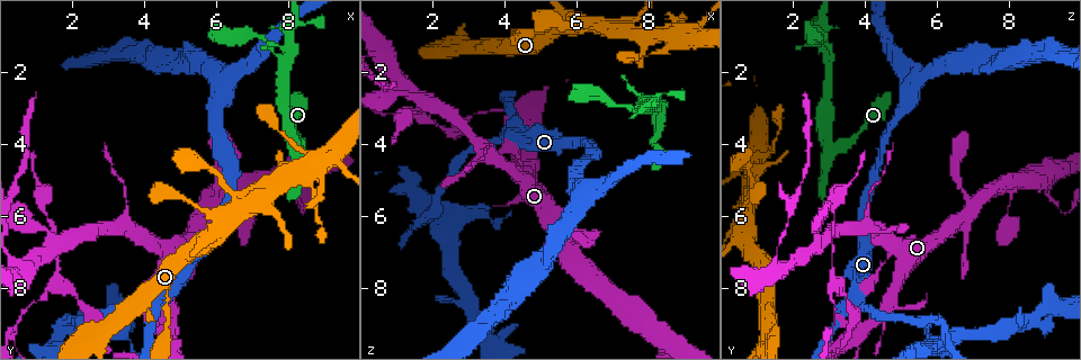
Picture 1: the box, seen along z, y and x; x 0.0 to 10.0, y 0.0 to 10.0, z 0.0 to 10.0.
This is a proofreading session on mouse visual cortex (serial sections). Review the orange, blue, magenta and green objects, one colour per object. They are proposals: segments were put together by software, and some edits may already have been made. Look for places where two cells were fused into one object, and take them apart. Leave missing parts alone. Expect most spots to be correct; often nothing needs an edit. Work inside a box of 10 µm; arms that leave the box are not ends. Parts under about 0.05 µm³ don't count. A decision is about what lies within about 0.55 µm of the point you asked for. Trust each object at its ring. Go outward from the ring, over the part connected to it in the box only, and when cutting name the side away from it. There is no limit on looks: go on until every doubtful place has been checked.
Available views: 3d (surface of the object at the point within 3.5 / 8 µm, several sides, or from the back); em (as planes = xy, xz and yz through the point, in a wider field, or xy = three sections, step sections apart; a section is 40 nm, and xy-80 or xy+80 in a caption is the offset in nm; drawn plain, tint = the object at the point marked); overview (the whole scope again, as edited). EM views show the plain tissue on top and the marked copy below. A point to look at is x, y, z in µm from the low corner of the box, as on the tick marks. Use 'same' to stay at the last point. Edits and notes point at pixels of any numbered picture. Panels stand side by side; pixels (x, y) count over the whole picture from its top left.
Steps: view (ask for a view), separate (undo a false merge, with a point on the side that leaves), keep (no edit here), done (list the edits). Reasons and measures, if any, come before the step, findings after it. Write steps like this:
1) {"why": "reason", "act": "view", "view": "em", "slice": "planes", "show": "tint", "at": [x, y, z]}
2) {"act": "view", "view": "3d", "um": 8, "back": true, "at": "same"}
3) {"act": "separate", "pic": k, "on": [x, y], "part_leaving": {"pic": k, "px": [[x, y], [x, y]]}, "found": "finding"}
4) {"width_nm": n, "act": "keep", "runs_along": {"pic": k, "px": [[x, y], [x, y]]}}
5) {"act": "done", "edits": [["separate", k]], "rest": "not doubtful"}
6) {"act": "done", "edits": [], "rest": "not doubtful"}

{"why": "abrupt turn", "act": "view", "view": "3d", "um": 3.5, "at": [8.10, 0.85, 2.85]}

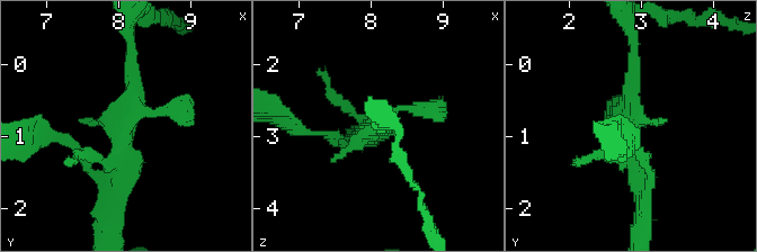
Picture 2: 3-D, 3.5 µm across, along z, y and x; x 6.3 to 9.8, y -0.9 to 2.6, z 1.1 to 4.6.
{"why": "need the tissue", "act": "view", "view": "em", "slice": "xy", "step": 5, "show": "tint", "at": [8.15, 0.80, 2.85]}

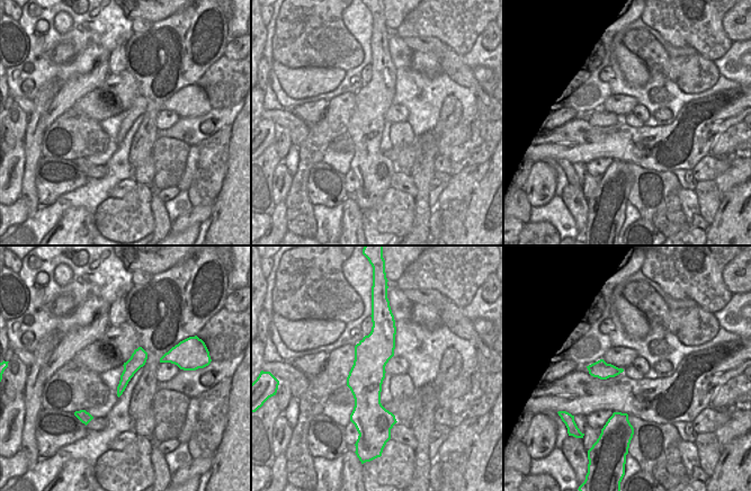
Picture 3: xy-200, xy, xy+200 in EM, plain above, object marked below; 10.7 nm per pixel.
{"why": "another direction", "act": "view", "view": "em", "slice": "xy", "step": 2, "show": "tint", "at": "same"}

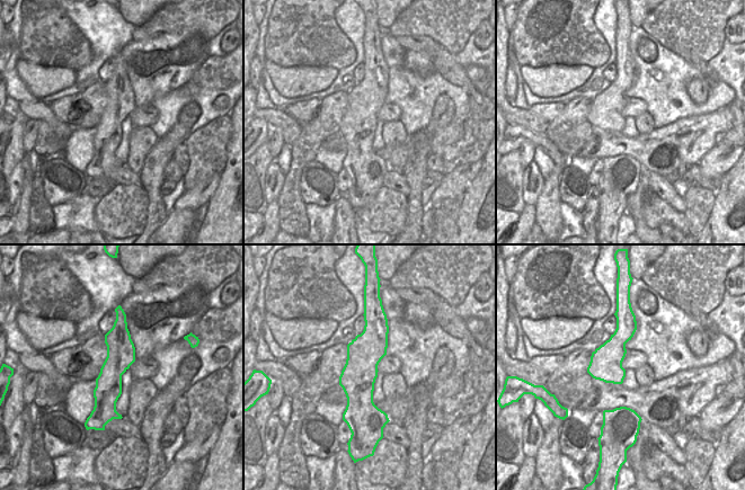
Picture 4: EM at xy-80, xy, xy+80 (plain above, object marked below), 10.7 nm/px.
{"act": "keep", "runs_along": {"pic": 2, "px": [[110, 190], [139, 111], [190, 122]]}, "found": "one cell here"}

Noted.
{"why": "sharp bend", "act": "view", "view": "3d", "um": 3.5, "at": [1.65, 8.95, 6.15]}

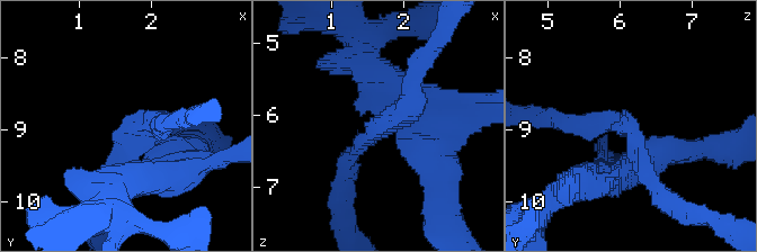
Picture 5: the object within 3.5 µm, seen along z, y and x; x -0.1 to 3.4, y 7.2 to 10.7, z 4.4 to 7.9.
{"arms": 4, "arm_widths_nm": [250, 250, 250, 300], "act": "view", "view": "em", "slice": "planes", "show": "tint", "at": [1.70, 9.00, 6.15]}

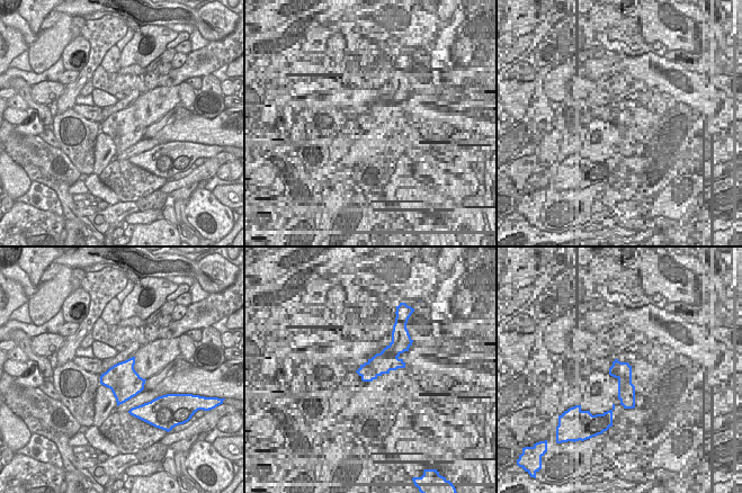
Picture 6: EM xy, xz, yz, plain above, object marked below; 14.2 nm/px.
{"act": "keep", "runs_along": {"pic": 5, "px": [[569, 123], [619, 123], [639, 160], [658, 153]]}, "found": "all the same cell"}

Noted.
{"why": "thick turns thin", "act": "view", "view": "3d", "um": 8, "back": true, "at": [2.35, 9.30, 6.55]}

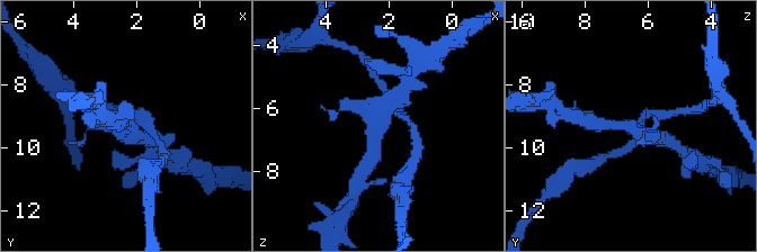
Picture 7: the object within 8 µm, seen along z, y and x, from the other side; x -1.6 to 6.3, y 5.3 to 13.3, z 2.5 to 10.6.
{"act": "view", "view": "3d", "um": 3.5, "at": "same"}

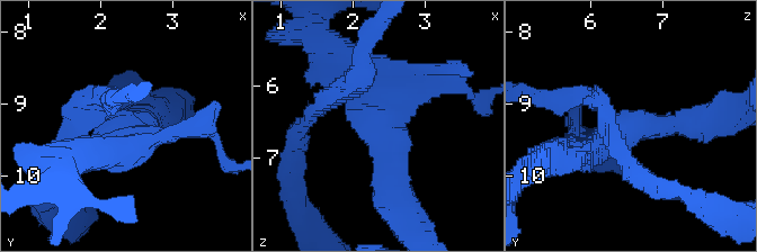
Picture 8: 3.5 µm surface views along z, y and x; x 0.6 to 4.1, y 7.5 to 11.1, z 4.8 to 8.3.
{"act": "view", "view": "em", "slice": "xy", "step": 5, "show": "tint", "at": [2.30, 9.30, 6.50]}

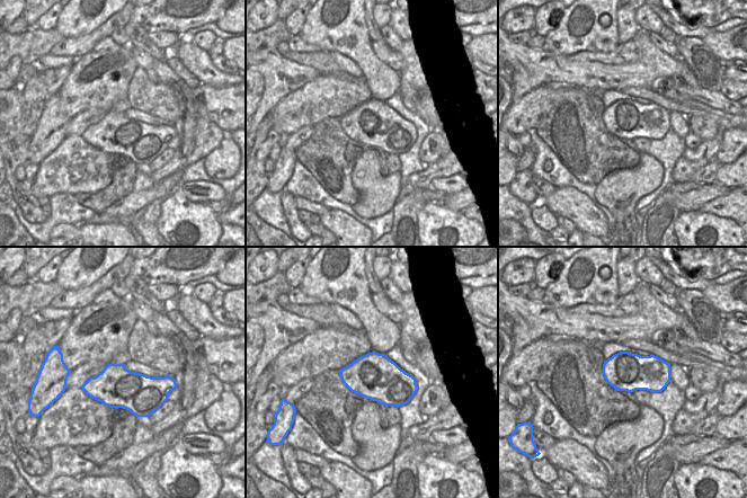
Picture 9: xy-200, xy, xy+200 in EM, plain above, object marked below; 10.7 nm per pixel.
{"act": "keep", "runs_along": {"pic": 8, "px": [[331, 96], [376, 125], [393, 194]]}, "found": "all the same cell"}

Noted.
{"why": "abrupt turn", "act": "view", "view": "3d", "um": 3.5, "at": [1.55, 7.75, 3.20]}

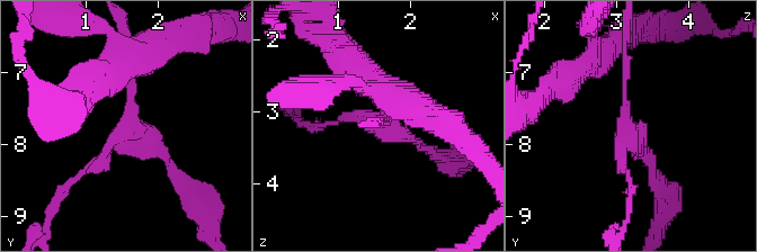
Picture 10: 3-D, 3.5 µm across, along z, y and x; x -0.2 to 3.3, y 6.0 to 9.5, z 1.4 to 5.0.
{"arms": 3, "arm_widths_nm": [100, 100, 150], "act": "view", "view": "em", "slice": "xy", "step": 1, "show": "tint", "at": [1.60, 7.80, 3.20]}

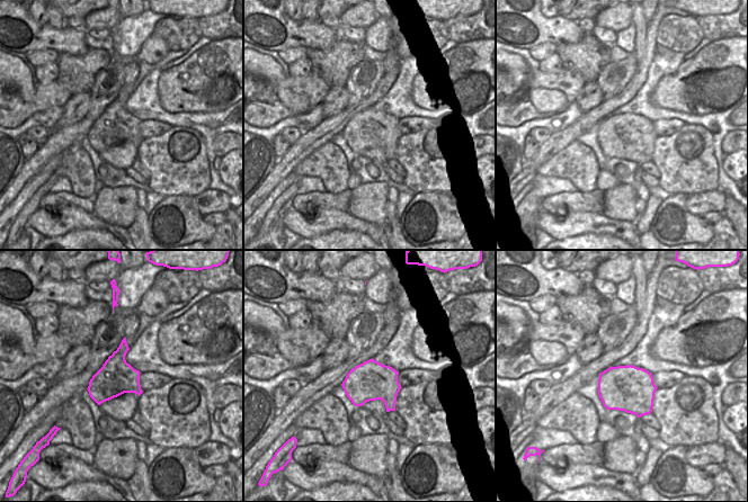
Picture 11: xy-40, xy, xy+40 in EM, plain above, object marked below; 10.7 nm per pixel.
{"act": "keep", "runs_along": {"pic": 10, "px": [[178, 178], [130, 129], [126, 56]]}, "found": "all the same cell"}

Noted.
{"act": "done", "edits": [], "rest": "not doubtful"}

